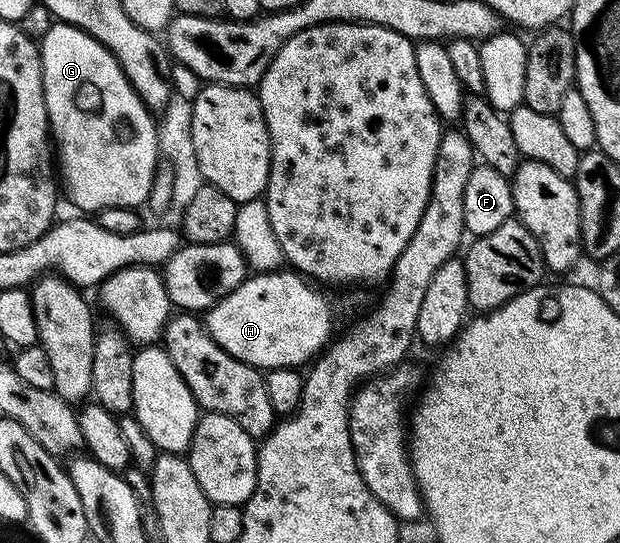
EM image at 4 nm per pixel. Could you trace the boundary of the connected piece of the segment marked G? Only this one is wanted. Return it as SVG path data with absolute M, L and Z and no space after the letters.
M53 24L40 39L39 49L45 107L64 193L65 190L69 193L70 200L81 212L137 208L140 202L148 203L153 177L159 170L159 126L156 121L153 123L154 115L137 95L115 55L91 35L66 24Z

